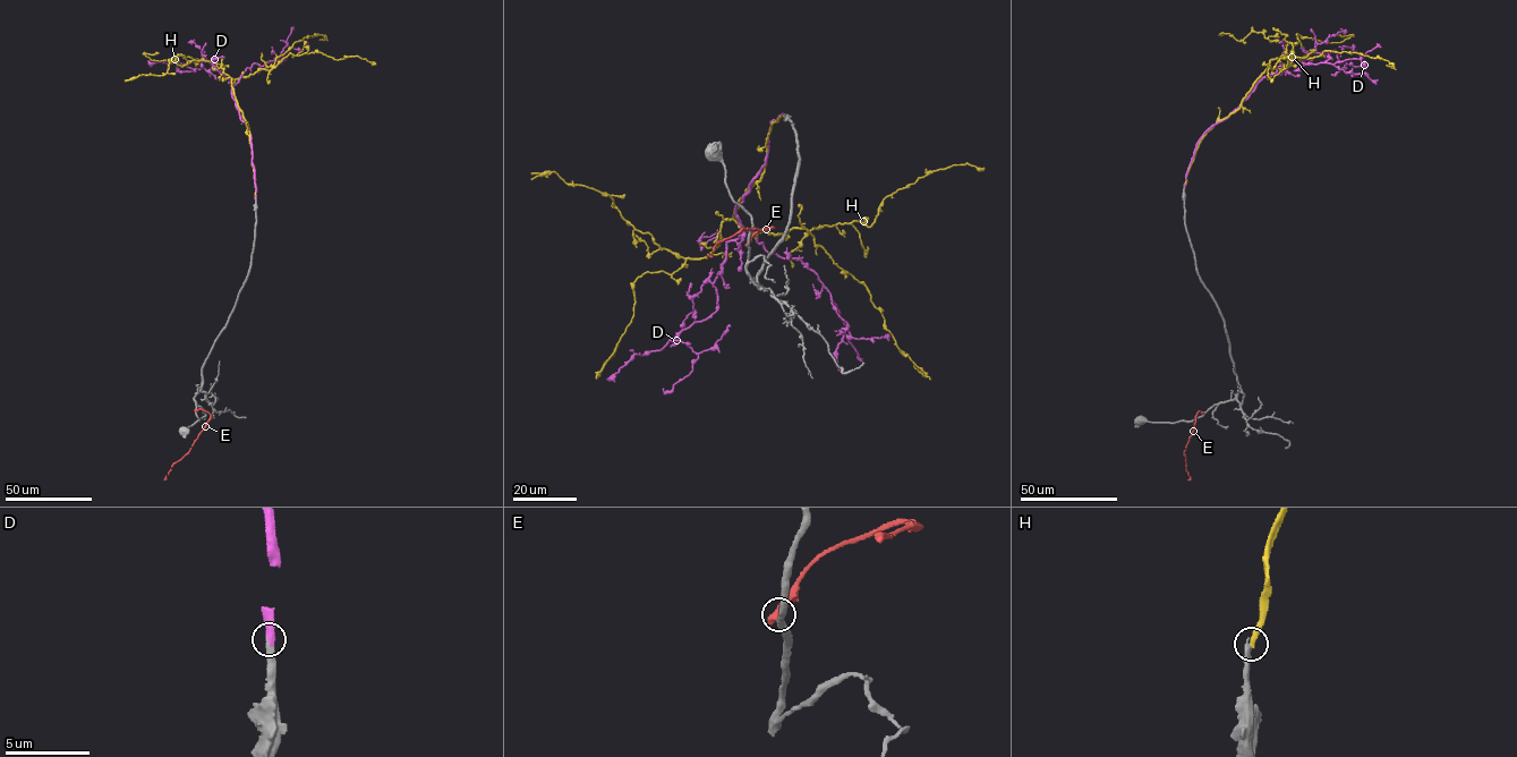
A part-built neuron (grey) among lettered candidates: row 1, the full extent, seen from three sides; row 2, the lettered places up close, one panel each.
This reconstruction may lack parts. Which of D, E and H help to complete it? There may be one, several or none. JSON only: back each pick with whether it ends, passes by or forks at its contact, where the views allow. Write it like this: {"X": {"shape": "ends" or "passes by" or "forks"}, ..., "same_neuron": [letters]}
{"D": {"shape": "ends"}, "same_neuron": ["D"]}

